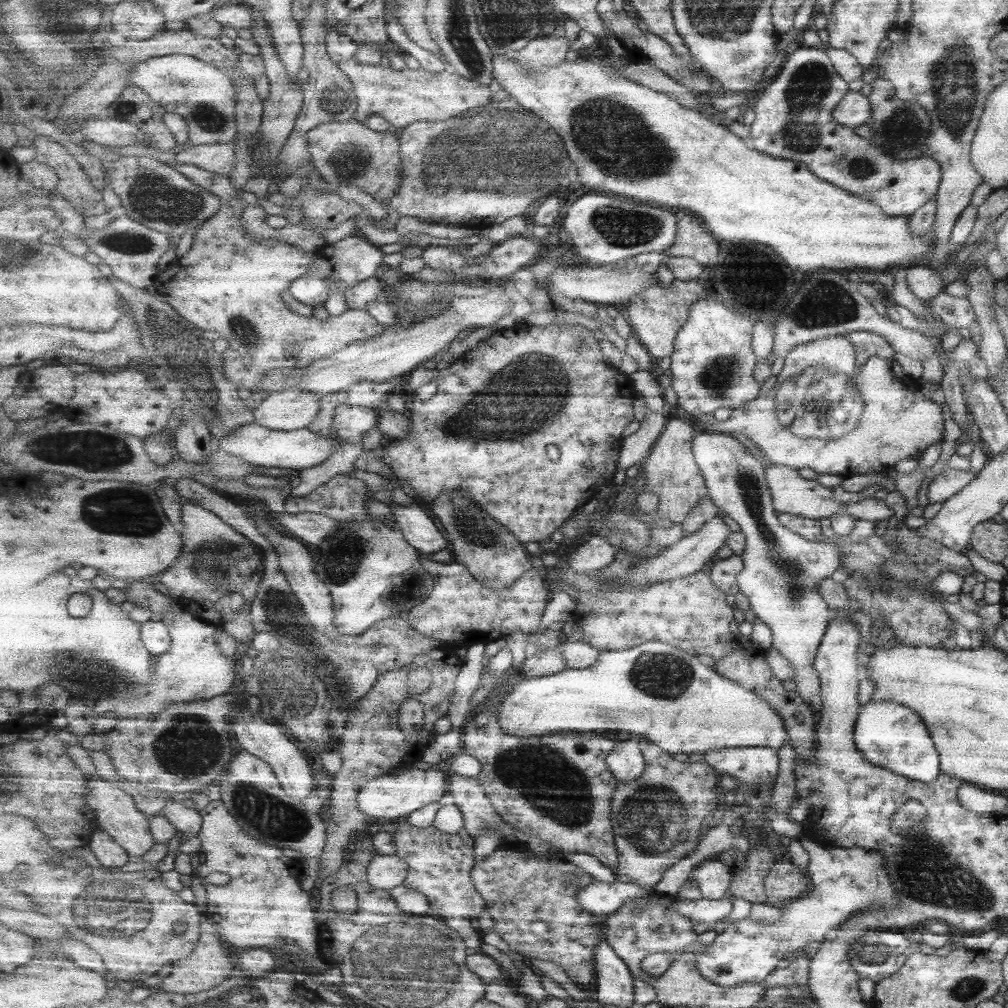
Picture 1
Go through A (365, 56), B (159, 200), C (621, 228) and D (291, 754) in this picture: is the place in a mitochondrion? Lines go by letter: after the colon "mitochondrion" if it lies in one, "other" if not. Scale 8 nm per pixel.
A: other
B: mitochondrion
C: mitochondrion
D: other

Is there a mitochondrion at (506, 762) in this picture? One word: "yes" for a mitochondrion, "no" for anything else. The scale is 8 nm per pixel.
yes

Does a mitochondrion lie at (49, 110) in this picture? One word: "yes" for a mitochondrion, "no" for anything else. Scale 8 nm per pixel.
no

